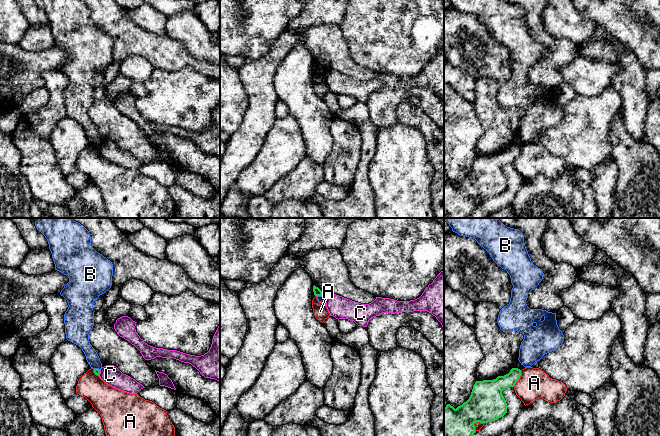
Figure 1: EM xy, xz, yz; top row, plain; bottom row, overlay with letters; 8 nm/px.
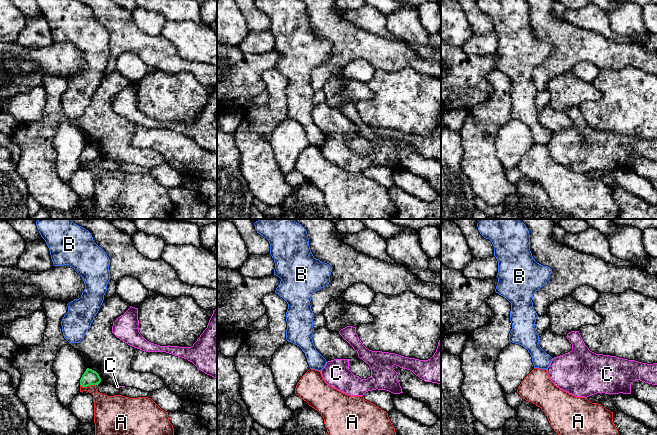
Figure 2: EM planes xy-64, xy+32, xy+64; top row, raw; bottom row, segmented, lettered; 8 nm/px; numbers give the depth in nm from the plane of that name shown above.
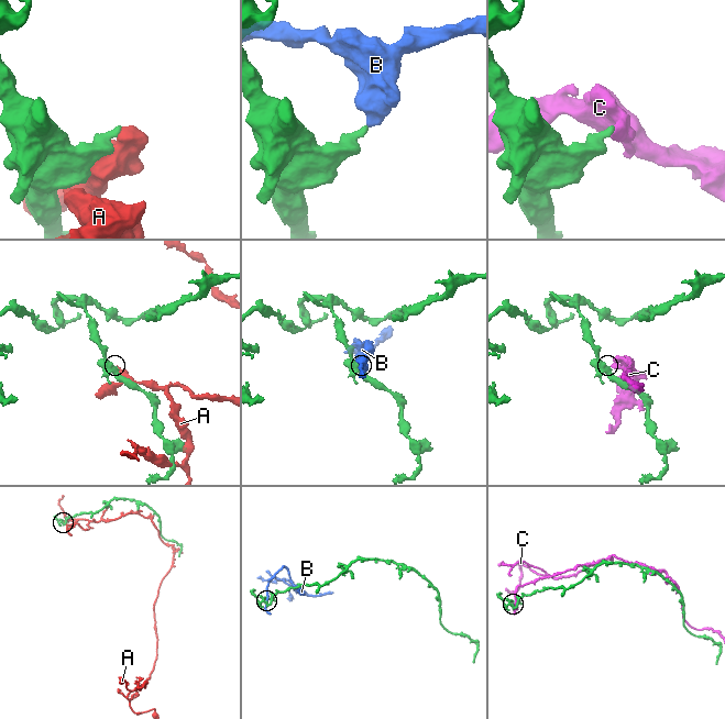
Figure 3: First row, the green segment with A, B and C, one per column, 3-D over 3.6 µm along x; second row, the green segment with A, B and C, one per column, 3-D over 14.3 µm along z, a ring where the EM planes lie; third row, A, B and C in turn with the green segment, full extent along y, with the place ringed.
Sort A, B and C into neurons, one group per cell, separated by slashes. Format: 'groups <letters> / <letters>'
groups A / B / C

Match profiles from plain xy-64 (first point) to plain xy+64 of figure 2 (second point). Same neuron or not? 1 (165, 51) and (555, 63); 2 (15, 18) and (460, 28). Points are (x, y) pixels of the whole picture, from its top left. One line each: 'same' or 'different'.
1: same
2: same

